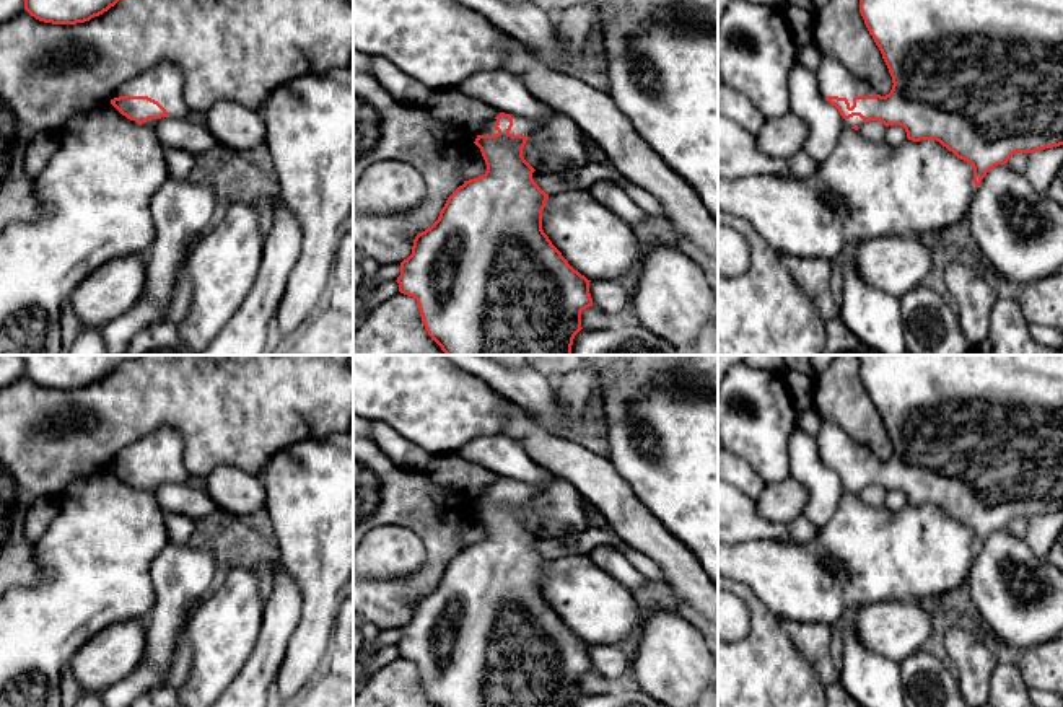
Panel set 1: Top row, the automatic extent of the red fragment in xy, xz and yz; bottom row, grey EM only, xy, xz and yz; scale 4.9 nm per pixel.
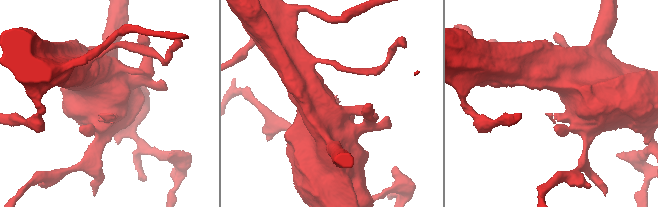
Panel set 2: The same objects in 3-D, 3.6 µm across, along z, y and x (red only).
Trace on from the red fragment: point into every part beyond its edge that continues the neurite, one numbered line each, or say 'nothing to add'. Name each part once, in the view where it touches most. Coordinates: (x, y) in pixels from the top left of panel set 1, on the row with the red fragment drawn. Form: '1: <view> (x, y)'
1: yz (834, 80)

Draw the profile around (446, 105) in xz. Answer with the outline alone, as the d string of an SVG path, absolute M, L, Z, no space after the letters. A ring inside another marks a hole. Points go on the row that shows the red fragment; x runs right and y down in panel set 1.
M453 88L431 91L425 108L435 119L457 125L467 143L474 143L479 132L500 114L498 109Z

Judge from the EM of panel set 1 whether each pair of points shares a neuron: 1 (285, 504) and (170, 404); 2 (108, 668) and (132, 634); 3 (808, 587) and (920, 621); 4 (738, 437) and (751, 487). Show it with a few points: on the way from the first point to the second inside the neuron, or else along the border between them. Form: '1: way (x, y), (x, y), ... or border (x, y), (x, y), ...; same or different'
1: border (284, 448), (256, 474); different
2: way (108, 660), (124, 642); same
3: border (907, 600), (881, 600), (853, 611); different
4: border (734, 453), (765, 484); different

